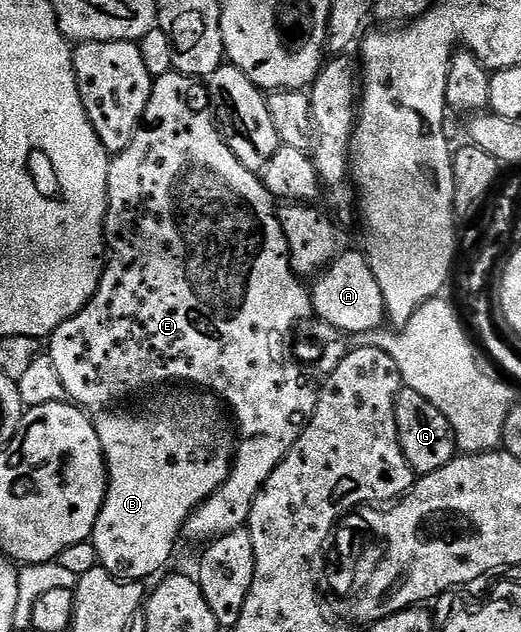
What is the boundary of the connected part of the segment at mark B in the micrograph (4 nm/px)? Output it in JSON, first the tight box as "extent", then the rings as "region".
{"extent":[90,391,234,582],"region":[[[207,391],[188,392],[192,393],[172,393],[157,409],[137,417],[112,413],[116,411],[95,414],[96,434],[104,452],[104,467],[108,470],[108,490],[90,542],[97,552],[99,568],[121,581],[143,582],[144,577],[154,576],[171,559],[188,516],[222,487],[232,470],[234,425],[225,406],[219,397]]]}

